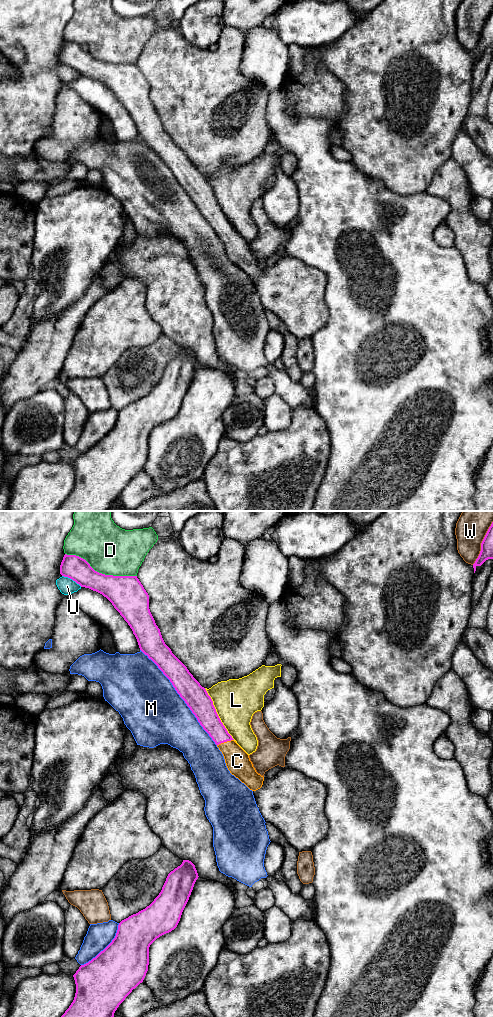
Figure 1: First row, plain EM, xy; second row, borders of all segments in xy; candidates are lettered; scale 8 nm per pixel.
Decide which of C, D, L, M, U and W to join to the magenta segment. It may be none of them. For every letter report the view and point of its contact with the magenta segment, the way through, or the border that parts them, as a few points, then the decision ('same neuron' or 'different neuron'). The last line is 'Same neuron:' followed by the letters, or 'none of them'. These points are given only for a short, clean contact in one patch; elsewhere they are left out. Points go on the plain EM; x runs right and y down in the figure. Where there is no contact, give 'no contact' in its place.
C: meets magenta in xy at (225, 229); runs through xy (207, 204), (225, 229), (237, 249); same neuron
D: meets magenta in xy at (101, 61); different neuron
L: meets magenta in xy at (217, 202); different neuron
M: meets magenta in xy at (180, 184); different neuron
U: meets magenta in xy at (72, 67); different neuron
W: meets magenta in xy at (481, 31); different neuron
Same neuron: C

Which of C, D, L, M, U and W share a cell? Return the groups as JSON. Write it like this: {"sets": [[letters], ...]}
{"sets": [["C"], ["D"], ["L"], ["M"], ["U"], ["W"]]}

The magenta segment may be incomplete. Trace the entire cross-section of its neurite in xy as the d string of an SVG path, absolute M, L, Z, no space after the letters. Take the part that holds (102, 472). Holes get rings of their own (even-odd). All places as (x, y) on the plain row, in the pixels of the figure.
M189 348L171 359L159 383L145 397L122 408L112 430L73 463L76 481L73 490L56 511L107 511L125 486L143 470L149 453L149 435L160 424L174 418L198 367Z

